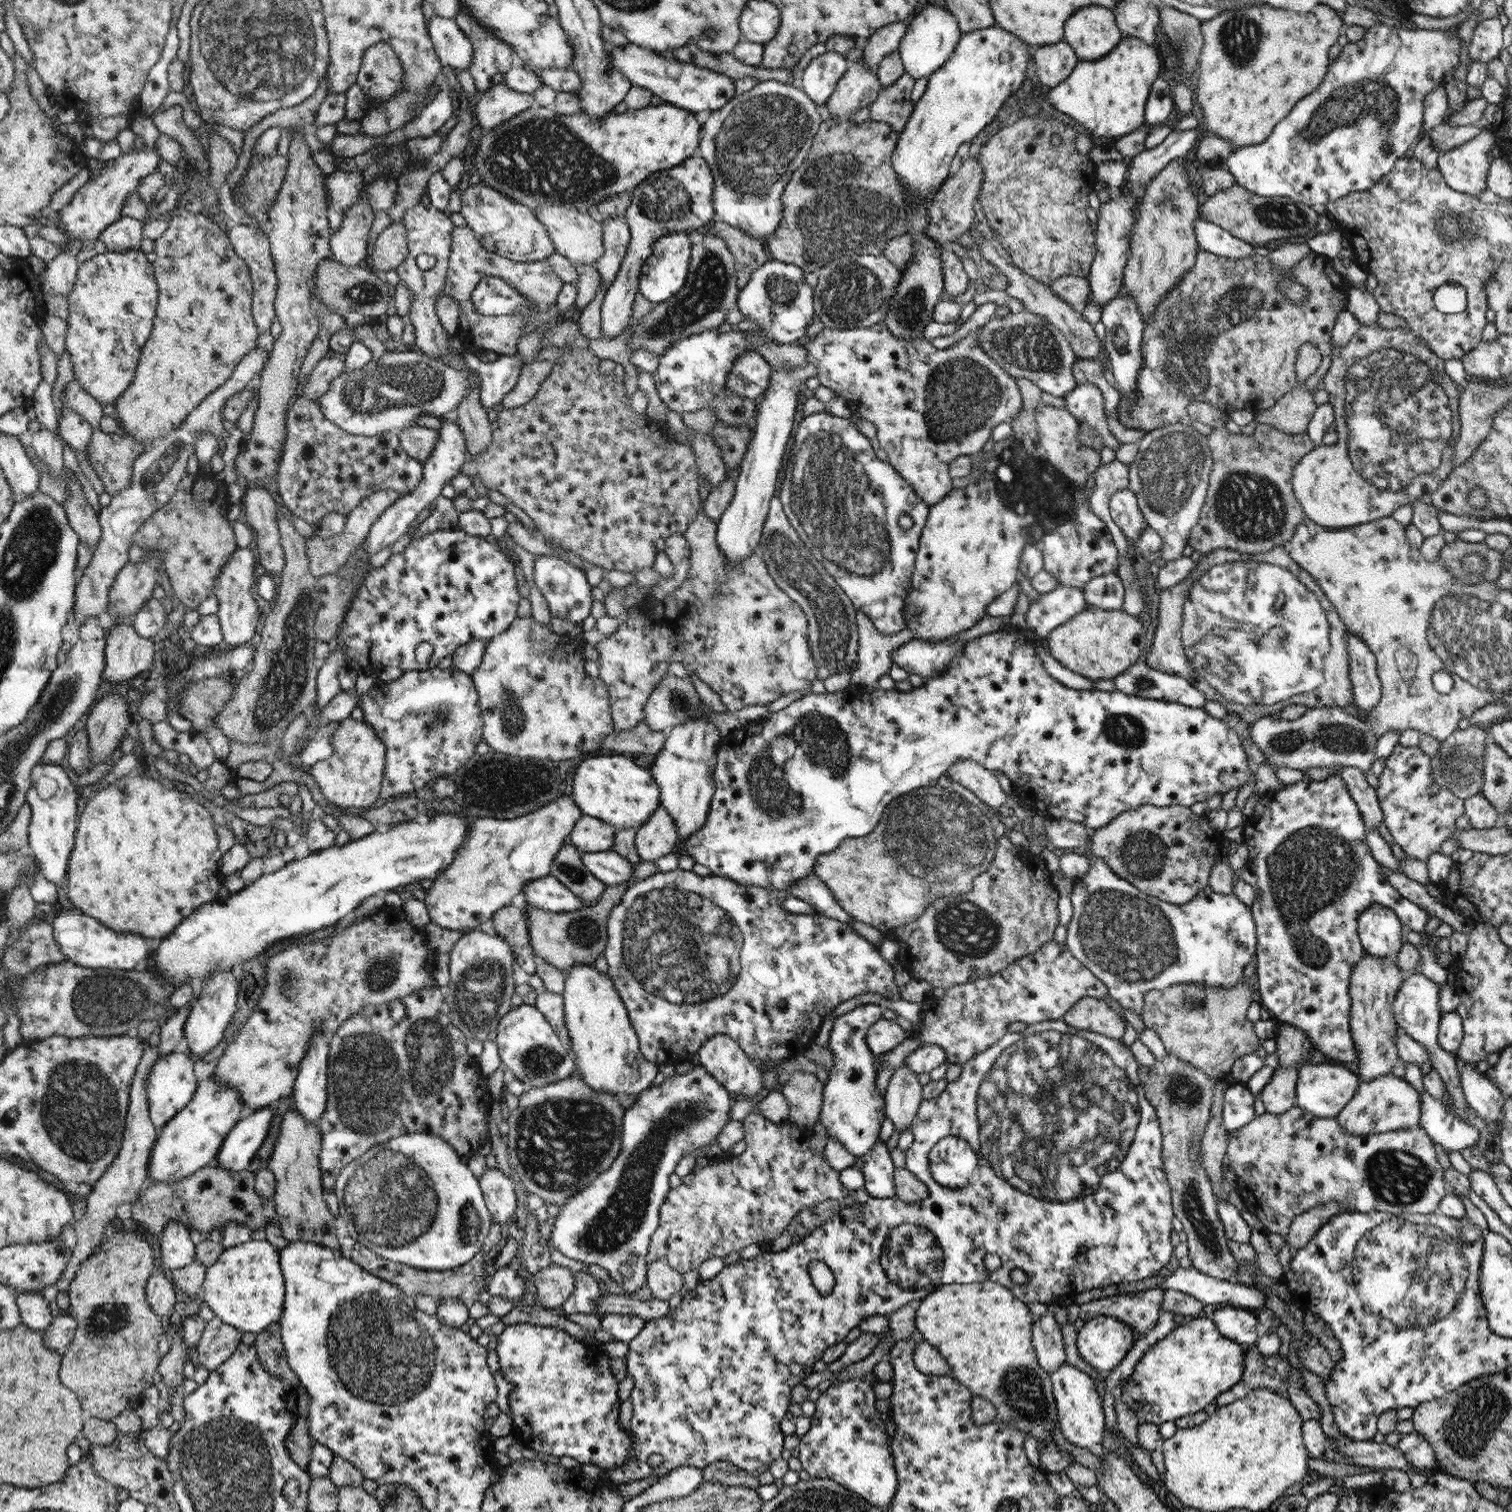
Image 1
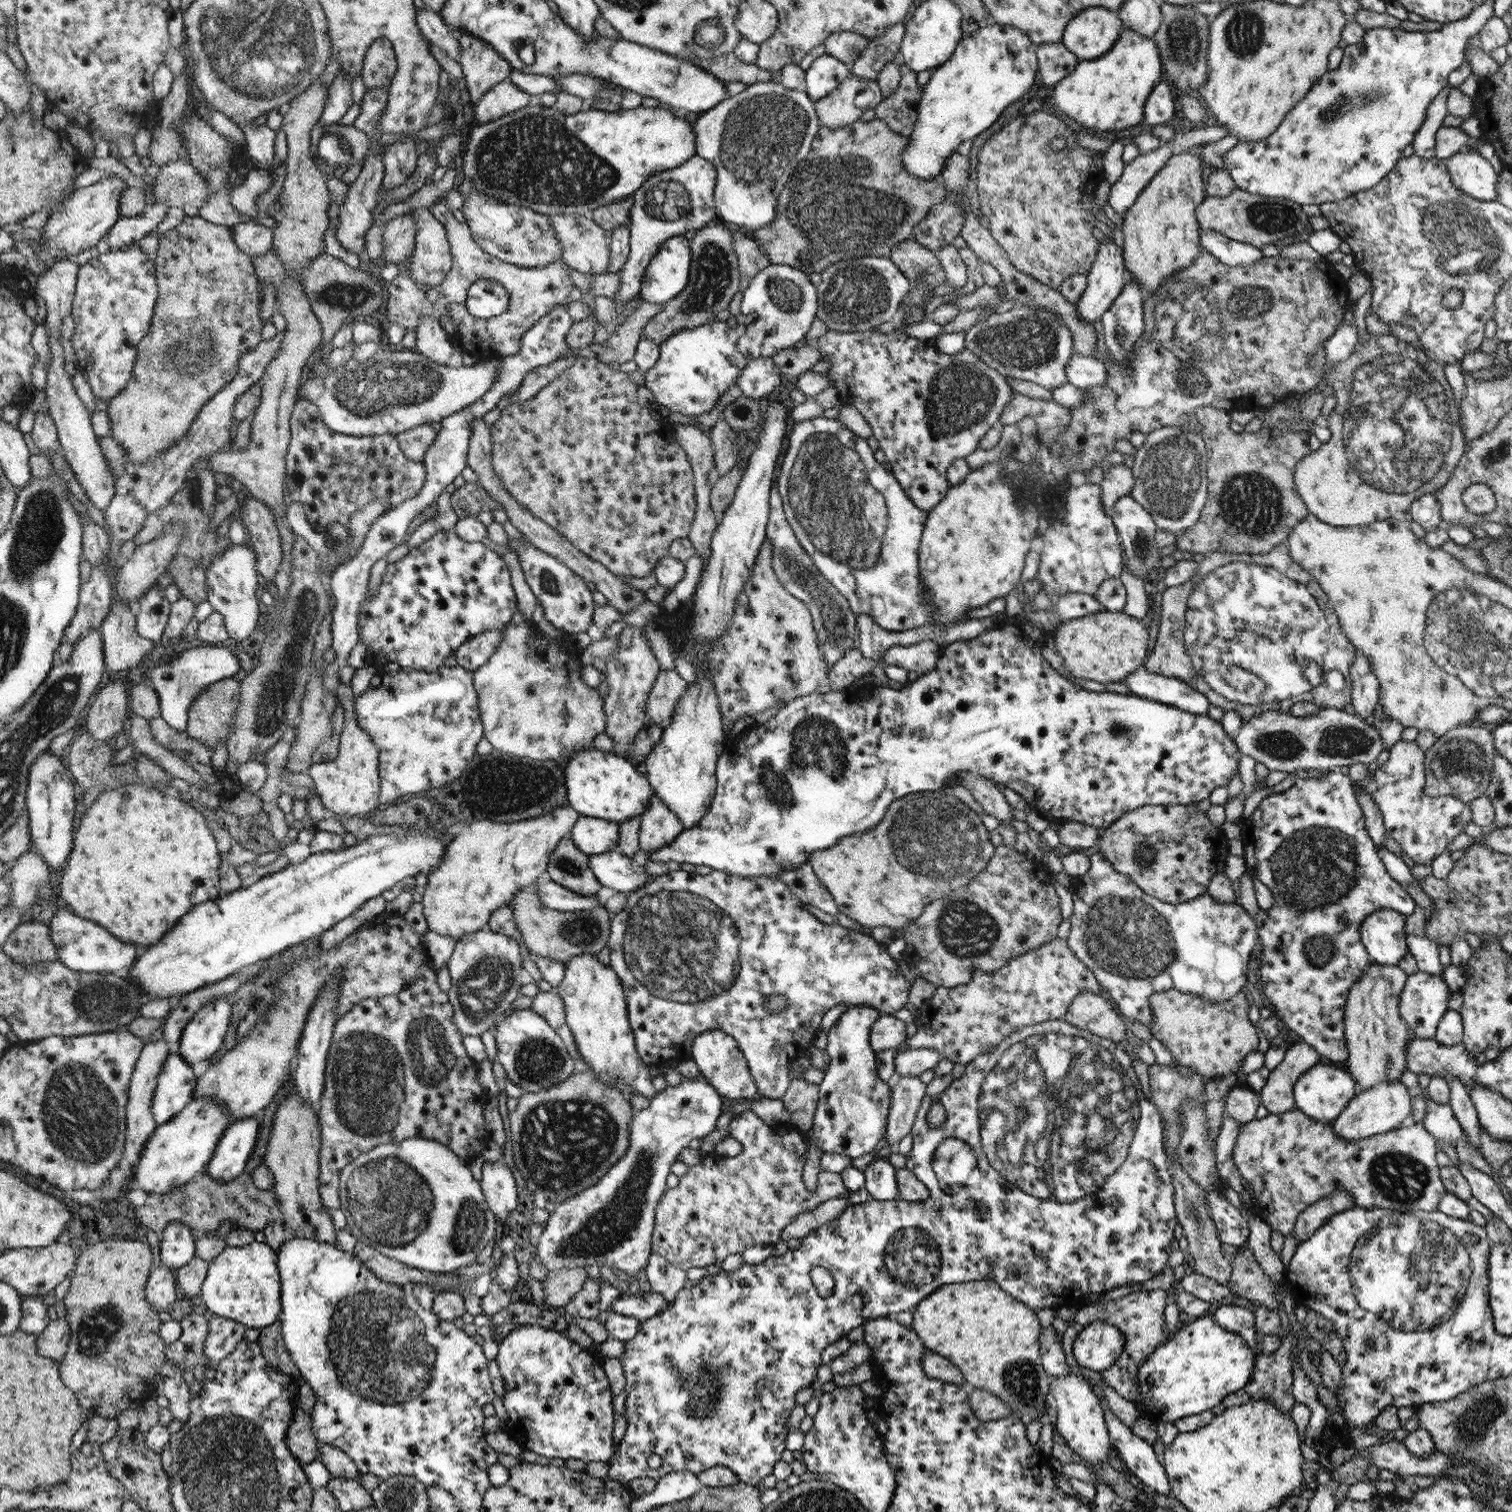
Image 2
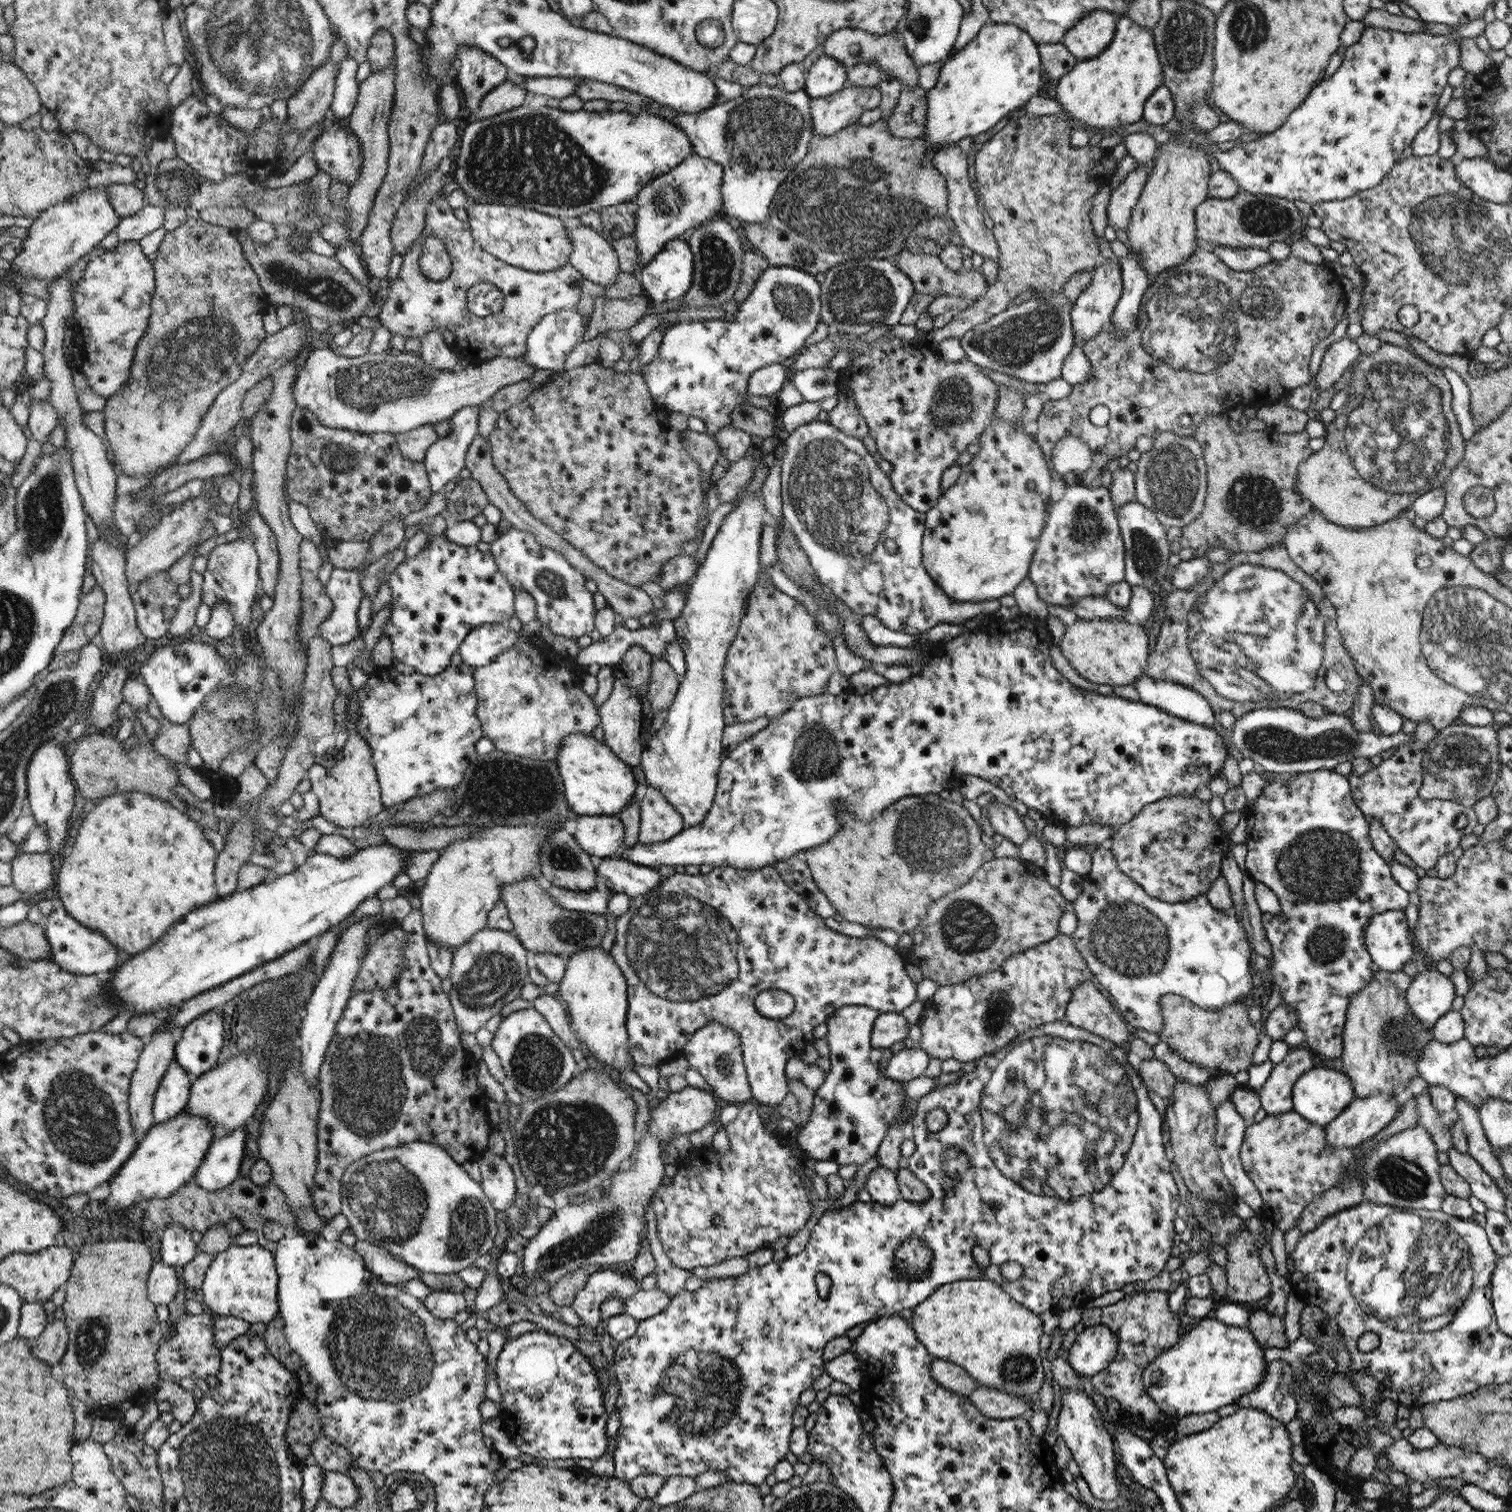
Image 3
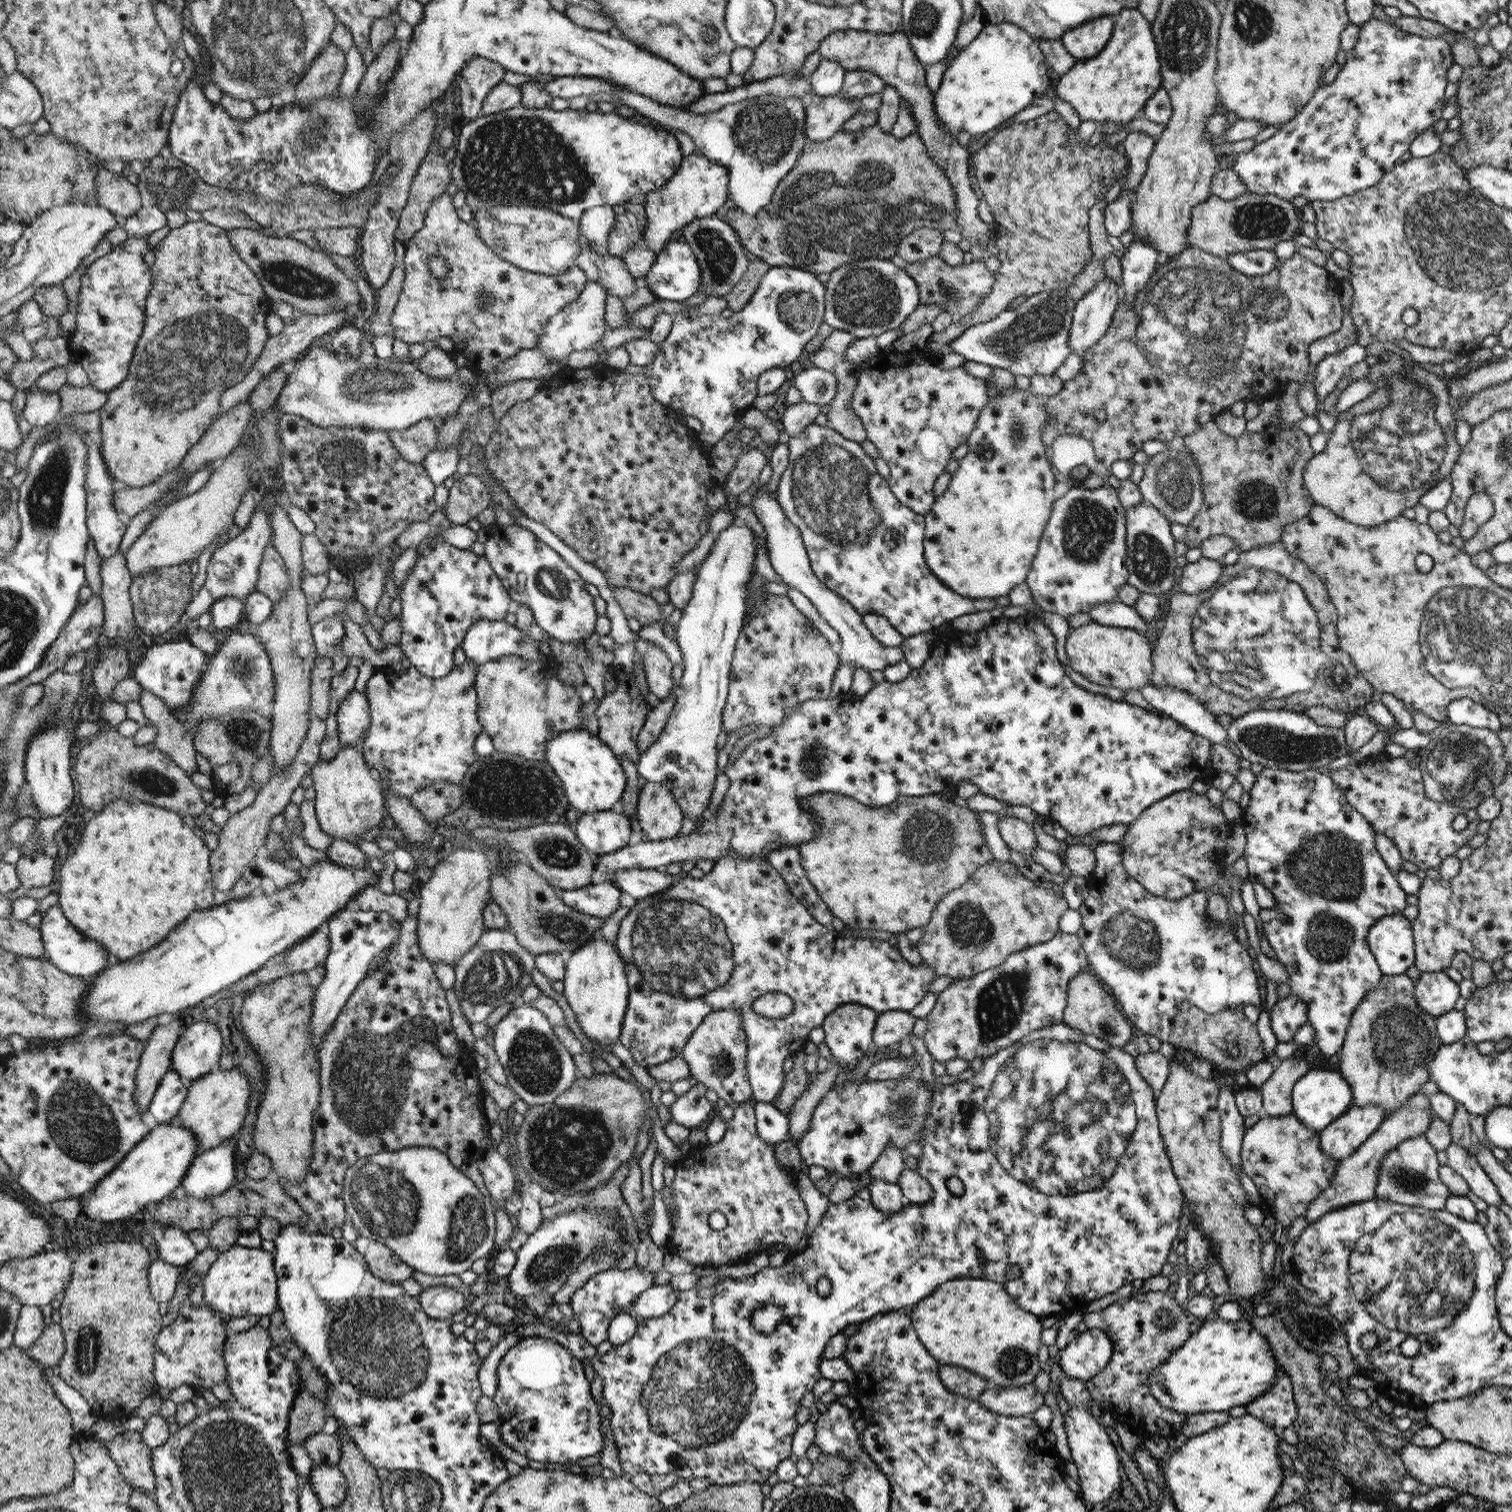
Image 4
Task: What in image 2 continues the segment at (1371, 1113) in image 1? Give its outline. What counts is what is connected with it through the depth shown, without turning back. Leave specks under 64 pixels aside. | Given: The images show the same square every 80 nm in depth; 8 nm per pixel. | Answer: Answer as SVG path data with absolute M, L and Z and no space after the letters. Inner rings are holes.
M1387 1080L1358 1092L1338 1118L1331 1121L1334 1134L1344 1140L1362 1140L1412 1123L1413 1098L1407 1093L1409 1087L1402 1082Z

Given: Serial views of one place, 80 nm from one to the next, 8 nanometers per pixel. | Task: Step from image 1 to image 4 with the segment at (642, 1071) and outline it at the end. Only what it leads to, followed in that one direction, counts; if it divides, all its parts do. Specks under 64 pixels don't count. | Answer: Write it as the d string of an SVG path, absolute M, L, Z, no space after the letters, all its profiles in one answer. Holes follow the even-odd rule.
M602 934L574 951L565 964L564 996L588 1038L611 1051L611 1044L622 1035L623 1018L629 999L626 962L616 945Z

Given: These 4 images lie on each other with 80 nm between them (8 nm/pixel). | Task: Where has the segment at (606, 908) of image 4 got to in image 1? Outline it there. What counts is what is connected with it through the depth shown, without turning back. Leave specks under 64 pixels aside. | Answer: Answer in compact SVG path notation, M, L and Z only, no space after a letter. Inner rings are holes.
M551 874L525 884L523 894L527 905L550 912L574 911L584 906L576 893Z

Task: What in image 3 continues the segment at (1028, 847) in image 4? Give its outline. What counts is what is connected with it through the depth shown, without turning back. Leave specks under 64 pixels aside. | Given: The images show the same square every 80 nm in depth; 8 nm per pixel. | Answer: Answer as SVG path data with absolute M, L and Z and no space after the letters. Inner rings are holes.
M996 798L986 807L989 810L990 824L998 836L1006 837L1018 847L1030 839L1028 830L1020 815L1016 813L1015 807L1000 803Z

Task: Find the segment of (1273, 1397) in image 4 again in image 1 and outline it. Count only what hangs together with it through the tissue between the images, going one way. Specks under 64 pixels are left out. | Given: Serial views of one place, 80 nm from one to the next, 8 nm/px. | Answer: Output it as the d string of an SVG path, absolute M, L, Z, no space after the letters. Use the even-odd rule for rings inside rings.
M1256 1343L1250 1344L1245 1346L1245 1367L1240 1382L1220 1393L1215 1404L1218 1407L1232 1404L1233 1400L1240 1400L1257 1388L1271 1388L1282 1396L1289 1396L1290 1387L1291 1366L1288 1359L1278 1354L1262 1355Z

